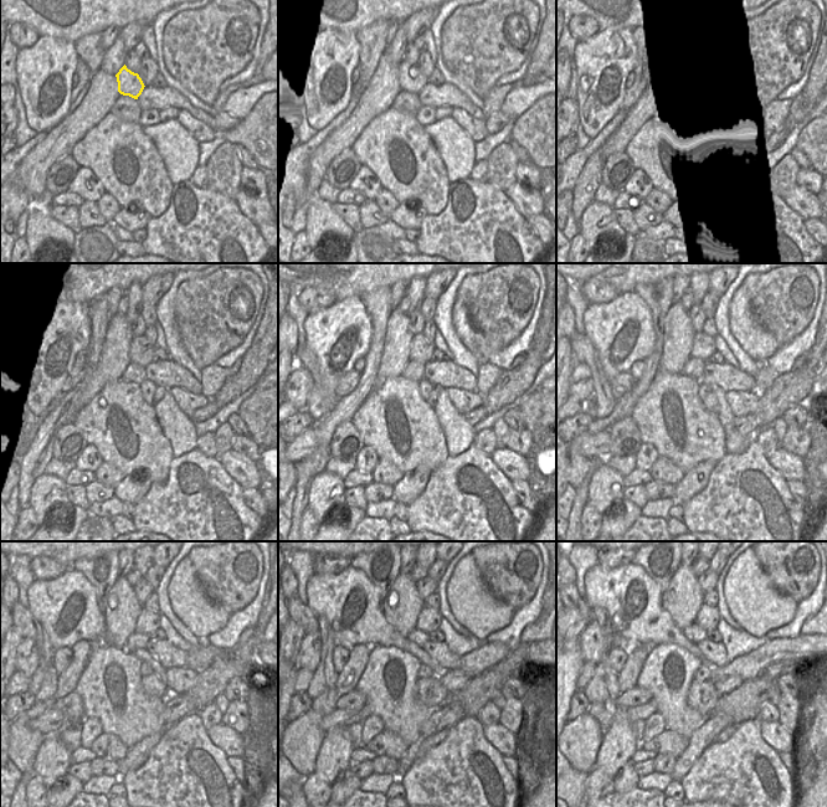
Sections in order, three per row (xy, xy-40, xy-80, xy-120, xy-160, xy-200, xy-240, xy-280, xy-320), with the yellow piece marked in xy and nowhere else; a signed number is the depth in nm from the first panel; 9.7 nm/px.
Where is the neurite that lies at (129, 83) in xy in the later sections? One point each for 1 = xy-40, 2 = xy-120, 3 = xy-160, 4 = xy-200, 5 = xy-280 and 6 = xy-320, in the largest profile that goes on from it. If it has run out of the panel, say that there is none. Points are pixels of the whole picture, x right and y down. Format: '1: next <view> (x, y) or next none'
1: next xy-40 (410, 78)
2: next xy-120 (142, 349)
3: next xy-160 (421, 349)
4: next xy-200 (703, 347)
5: next xy-280 (429, 620)
6: next xy-320 (708, 617)

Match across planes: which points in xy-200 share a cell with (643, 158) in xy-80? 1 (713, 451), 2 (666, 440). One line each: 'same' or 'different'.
1: same
2: same

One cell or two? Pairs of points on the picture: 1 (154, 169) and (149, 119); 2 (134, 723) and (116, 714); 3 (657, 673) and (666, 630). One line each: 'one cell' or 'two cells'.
1: two cells
2: one cell
3: two cells

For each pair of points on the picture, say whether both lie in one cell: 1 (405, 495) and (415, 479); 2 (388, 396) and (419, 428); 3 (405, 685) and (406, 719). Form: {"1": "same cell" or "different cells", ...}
{"1": "same cell", "2": "same cell", "3": "same cell"}

